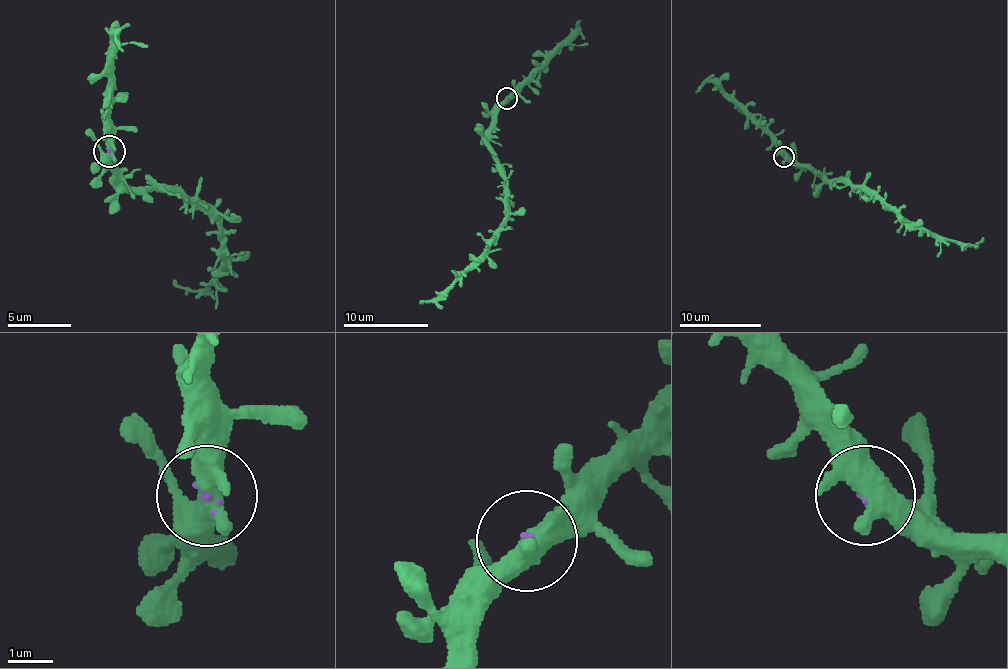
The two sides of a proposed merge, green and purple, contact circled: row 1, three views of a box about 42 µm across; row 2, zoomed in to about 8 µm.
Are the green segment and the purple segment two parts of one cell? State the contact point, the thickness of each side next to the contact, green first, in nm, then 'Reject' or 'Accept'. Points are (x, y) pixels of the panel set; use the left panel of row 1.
Place: (109, 151). Thickness 440 nm (green) against 70 nm. Accept

